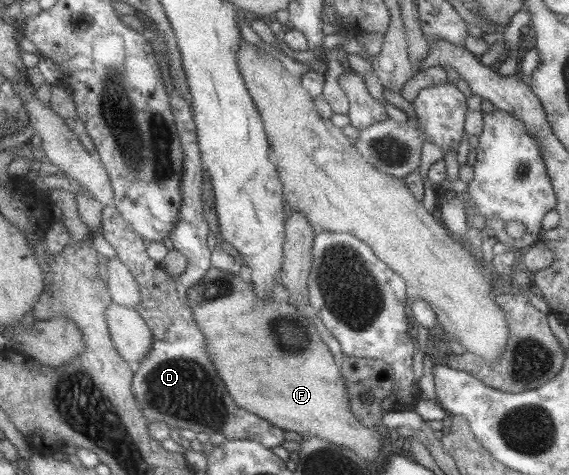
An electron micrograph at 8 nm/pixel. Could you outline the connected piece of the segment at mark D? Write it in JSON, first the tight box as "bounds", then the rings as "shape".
{"bounds":[101,90,283,448],"shape":[[[173,90],[169,105],[173,121],[183,150],[183,163],[180,173],[179,189],[181,194],[182,222],[190,222],[188,238],[188,263],[179,276],[170,276],[161,270],[160,265],[148,258],[146,241],[142,240],[121,218],[114,204],[101,209],[101,235],[116,251],[116,258],[126,266],[134,276],[140,295],[139,305],[135,311],[149,326],[152,335],[150,351],[144,360],[133,367],[130,388],[136,406],[143,414],[148,425],[162,422],[168,428],[188,428],[194,433],[205,432],[207,435],[221,432],[228,440],[254,440],[262,446],[272,448],[280,445],[283,430],[272,426],[263,418],[250,414],[235,406],[235,402],[226,390],[222,379],[218,376],[214,365],[206,355],[206,342],[198,330],[192,313],[187,307],[186,292],[190,286],[198,283],[210,268],[211,252],[207,248],[208,224],[202,217],[200,204],[200,180],[202,180],[203,164],[200,158],[193,111],[188,100],[178,97]]]}

